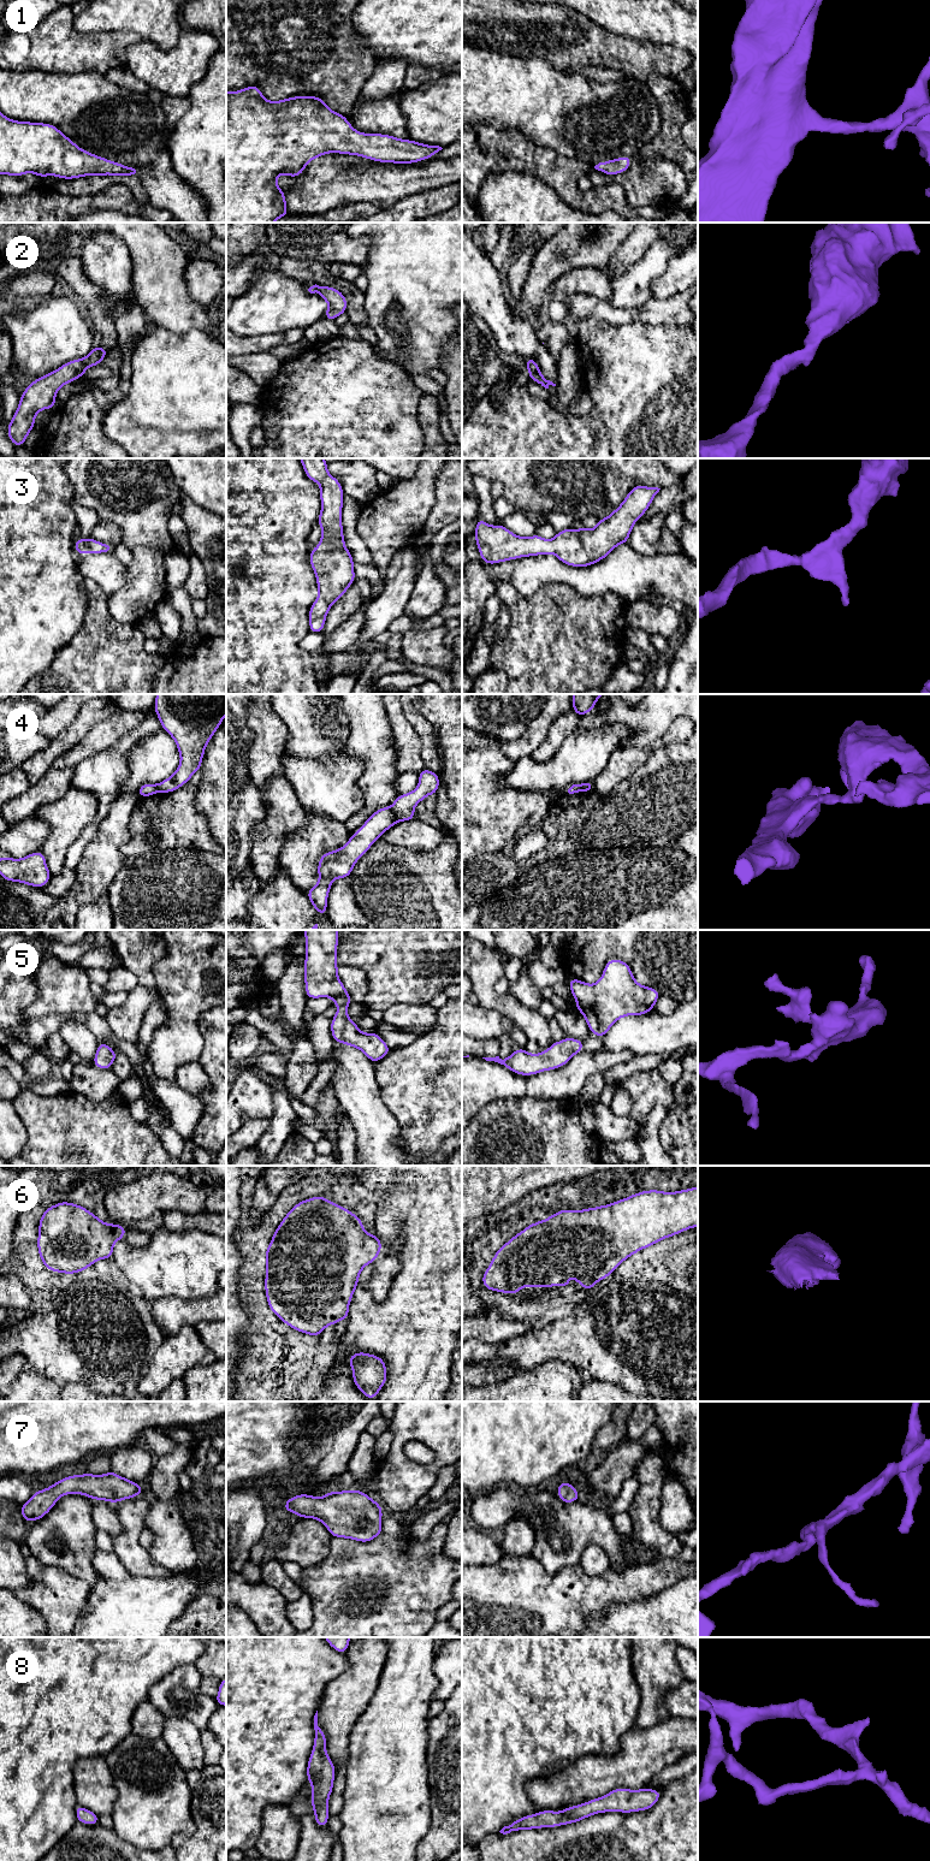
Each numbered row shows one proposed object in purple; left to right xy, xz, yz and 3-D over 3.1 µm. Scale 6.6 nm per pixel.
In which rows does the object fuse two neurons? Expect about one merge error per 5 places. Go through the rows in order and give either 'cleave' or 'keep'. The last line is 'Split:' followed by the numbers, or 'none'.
1: keep
2: keep
3: keep
4: cleave
5: keep
6: keep
7: keep
8: keep
Split: 4

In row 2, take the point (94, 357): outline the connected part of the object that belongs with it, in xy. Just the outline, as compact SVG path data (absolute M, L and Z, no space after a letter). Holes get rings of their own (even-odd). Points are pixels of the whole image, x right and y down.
M93 346L84 358L76 358L58 369L34 379L19 398L18 408L8 426L7 435L14 448L24 445L30 431L36 426L36 414L45 409L54 409L57 392L64 385L85 375L85 369L101 365L109 350Z

